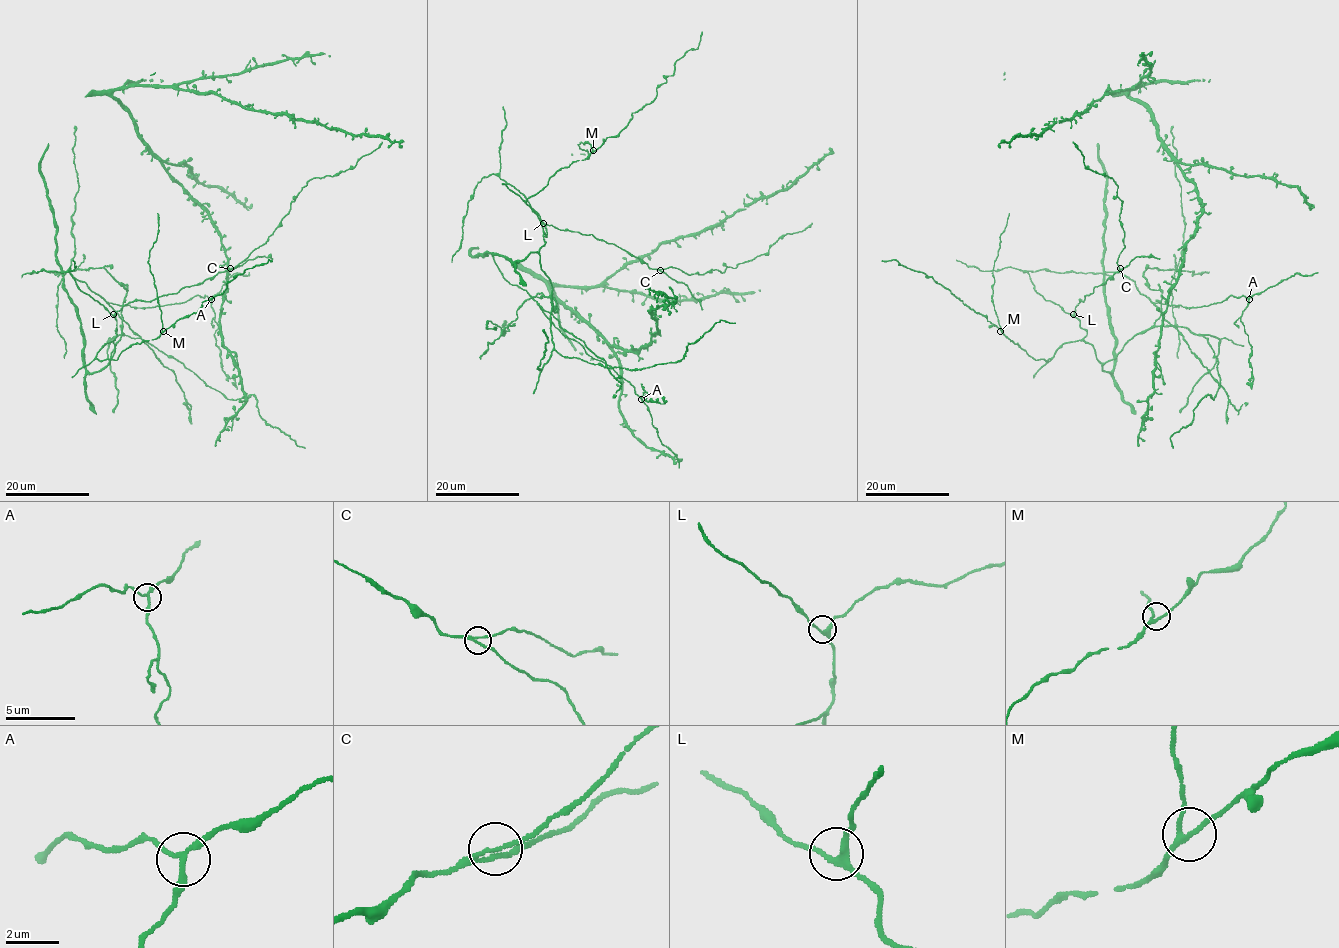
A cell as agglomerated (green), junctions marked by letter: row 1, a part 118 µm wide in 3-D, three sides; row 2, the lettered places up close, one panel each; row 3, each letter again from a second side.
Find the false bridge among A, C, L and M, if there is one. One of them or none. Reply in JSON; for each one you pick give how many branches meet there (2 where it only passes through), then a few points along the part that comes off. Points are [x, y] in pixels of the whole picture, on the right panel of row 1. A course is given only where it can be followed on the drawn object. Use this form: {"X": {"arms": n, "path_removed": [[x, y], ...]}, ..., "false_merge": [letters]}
{"A": {"arms": 3, "path_removed": [[1249, 299], [1241, 322], [1251, 347], [1251, 389]]}, "false_merge": ["A"]}

